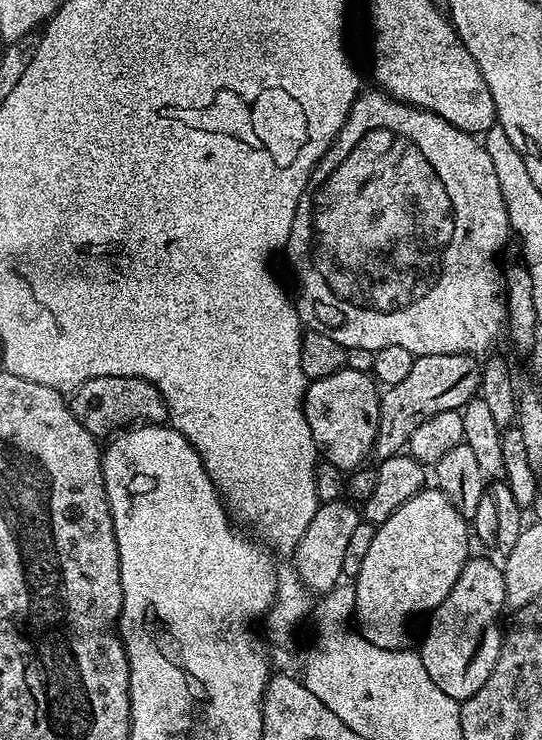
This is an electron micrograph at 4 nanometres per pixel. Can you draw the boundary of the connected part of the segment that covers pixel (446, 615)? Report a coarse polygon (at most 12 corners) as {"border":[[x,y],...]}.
{"border":[[469,558],[427,617],[418,651],[450,698],[498,662],[499,563]]}

